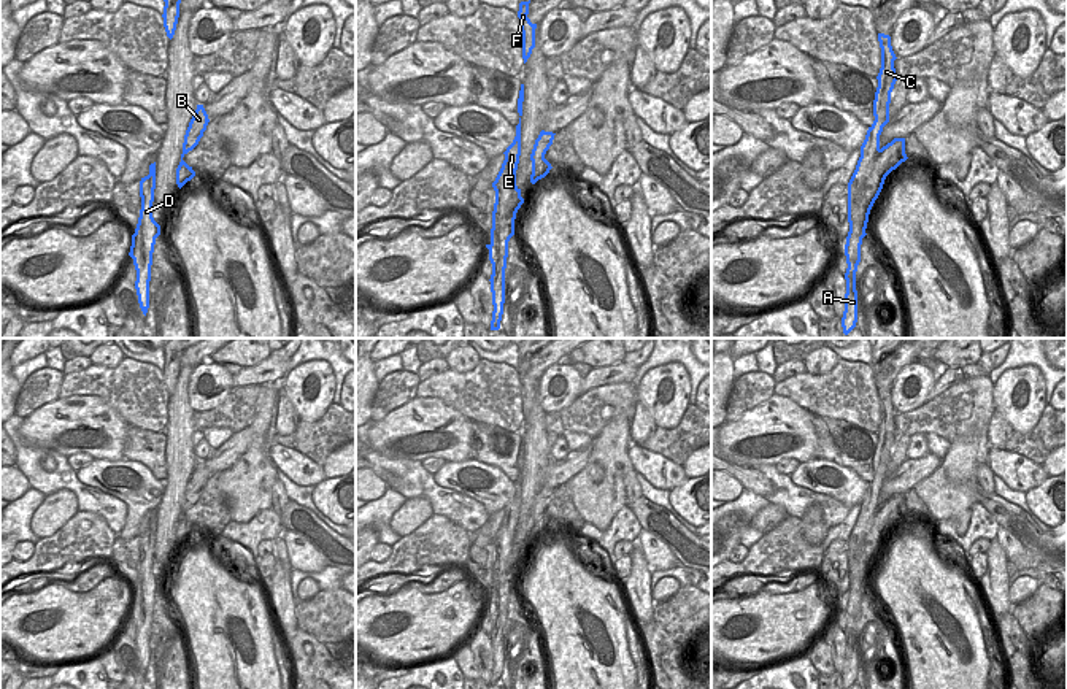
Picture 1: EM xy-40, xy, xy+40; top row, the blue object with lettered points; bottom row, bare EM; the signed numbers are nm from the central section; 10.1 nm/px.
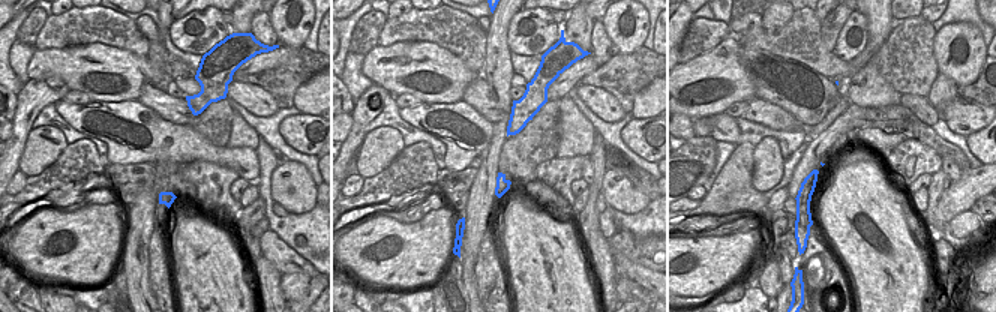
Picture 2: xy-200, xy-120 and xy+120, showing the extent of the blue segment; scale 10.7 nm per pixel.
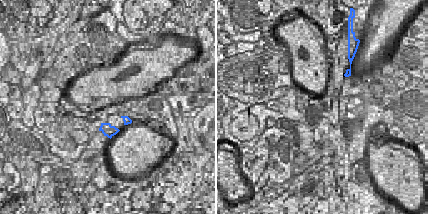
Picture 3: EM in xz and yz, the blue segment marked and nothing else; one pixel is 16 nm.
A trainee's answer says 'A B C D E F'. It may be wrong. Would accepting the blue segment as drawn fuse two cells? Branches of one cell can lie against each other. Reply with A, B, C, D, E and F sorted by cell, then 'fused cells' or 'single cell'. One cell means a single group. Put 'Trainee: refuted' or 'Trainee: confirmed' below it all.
A C D E F / B; fused cells
Trainee: refuted

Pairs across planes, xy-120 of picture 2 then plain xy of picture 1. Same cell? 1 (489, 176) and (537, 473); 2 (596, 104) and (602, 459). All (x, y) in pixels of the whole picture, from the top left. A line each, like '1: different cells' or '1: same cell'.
1: same cell
2: different cells

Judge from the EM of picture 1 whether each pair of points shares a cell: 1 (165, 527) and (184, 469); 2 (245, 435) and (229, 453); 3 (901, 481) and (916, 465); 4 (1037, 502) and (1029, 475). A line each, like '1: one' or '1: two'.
1: one
2: one
3: one
4: two

